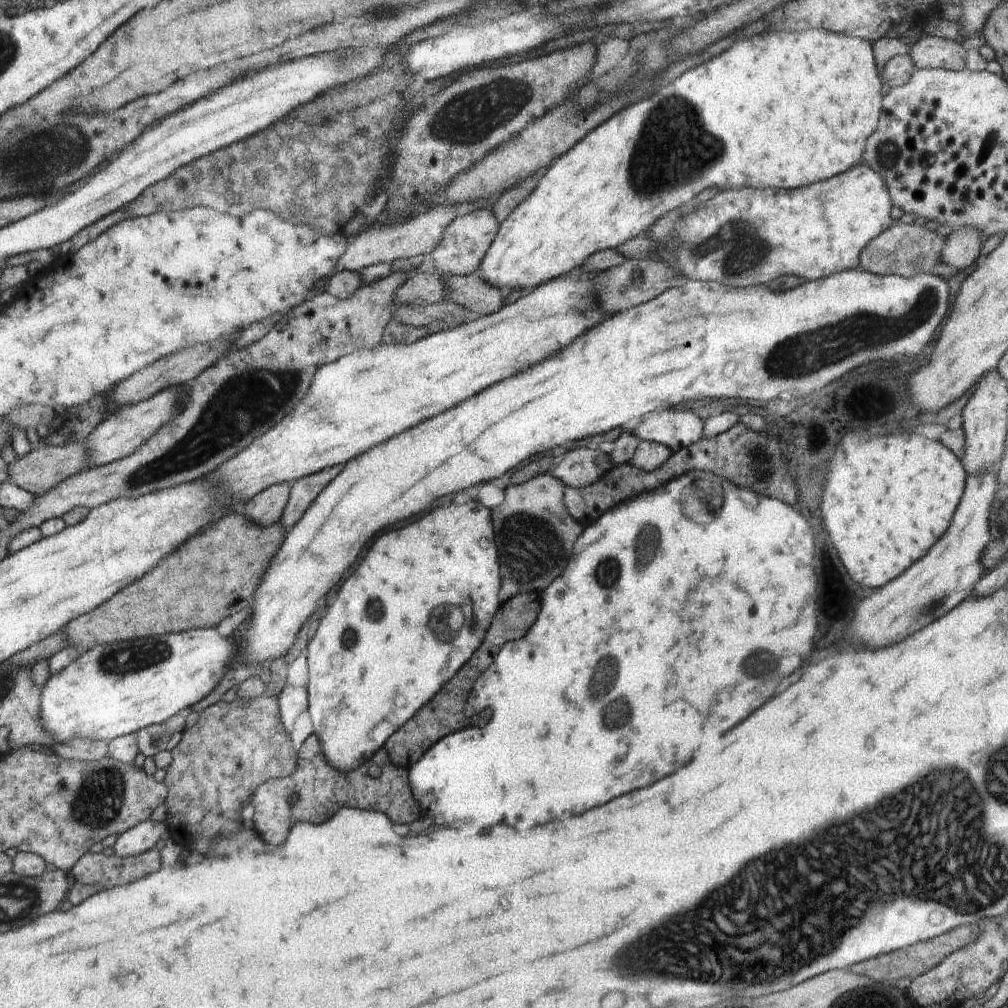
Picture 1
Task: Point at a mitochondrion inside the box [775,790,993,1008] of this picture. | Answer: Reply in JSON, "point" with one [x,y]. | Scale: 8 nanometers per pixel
{"point":[970,964]}

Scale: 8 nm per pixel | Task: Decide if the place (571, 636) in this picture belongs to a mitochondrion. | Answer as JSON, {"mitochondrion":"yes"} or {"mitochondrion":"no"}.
{"mitochondrion":"no"}

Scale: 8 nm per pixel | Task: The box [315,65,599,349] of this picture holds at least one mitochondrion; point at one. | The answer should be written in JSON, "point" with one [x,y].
{"point":[466,118]}

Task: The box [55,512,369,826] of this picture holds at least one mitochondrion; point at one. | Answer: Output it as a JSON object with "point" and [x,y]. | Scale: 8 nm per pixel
{"point":[133,658]}

